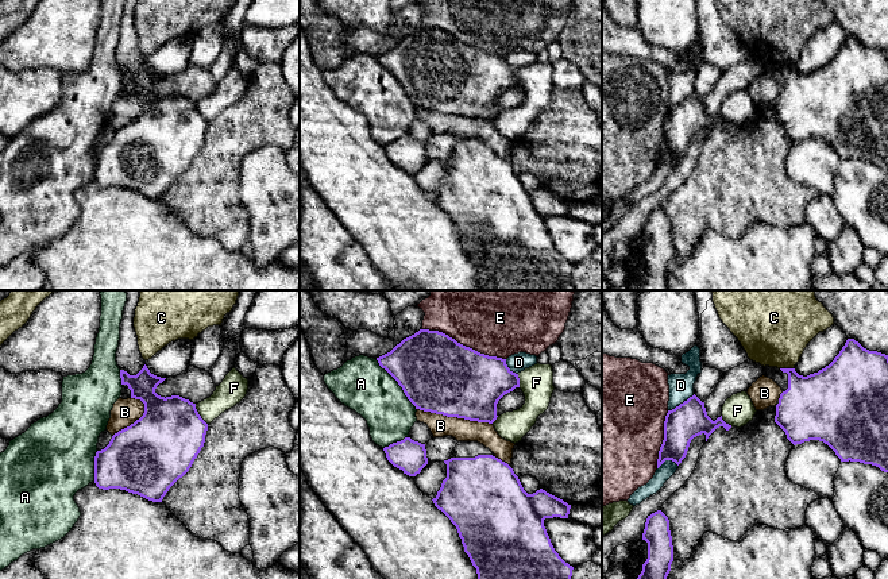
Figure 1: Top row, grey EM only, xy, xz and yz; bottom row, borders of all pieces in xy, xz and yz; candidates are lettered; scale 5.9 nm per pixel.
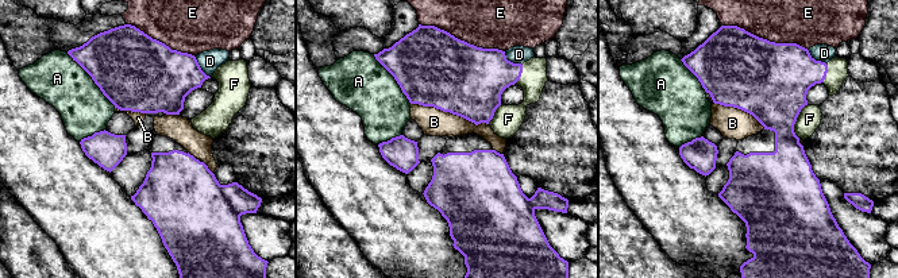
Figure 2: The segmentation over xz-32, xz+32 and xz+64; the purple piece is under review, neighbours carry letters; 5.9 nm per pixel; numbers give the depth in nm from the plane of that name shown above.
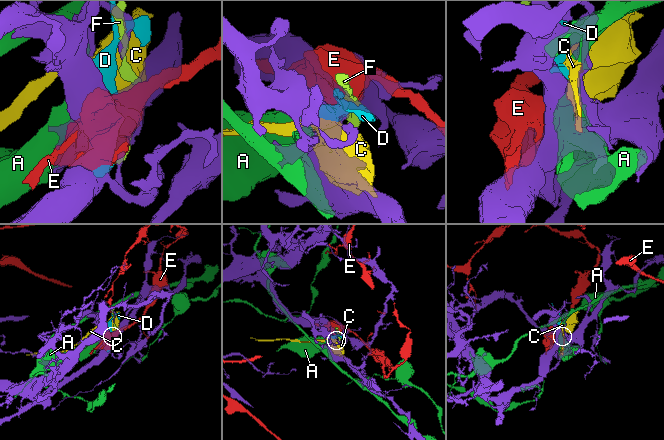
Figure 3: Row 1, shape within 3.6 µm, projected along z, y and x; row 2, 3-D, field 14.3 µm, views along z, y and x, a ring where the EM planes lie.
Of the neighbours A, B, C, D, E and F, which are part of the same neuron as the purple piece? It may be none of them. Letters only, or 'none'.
F

